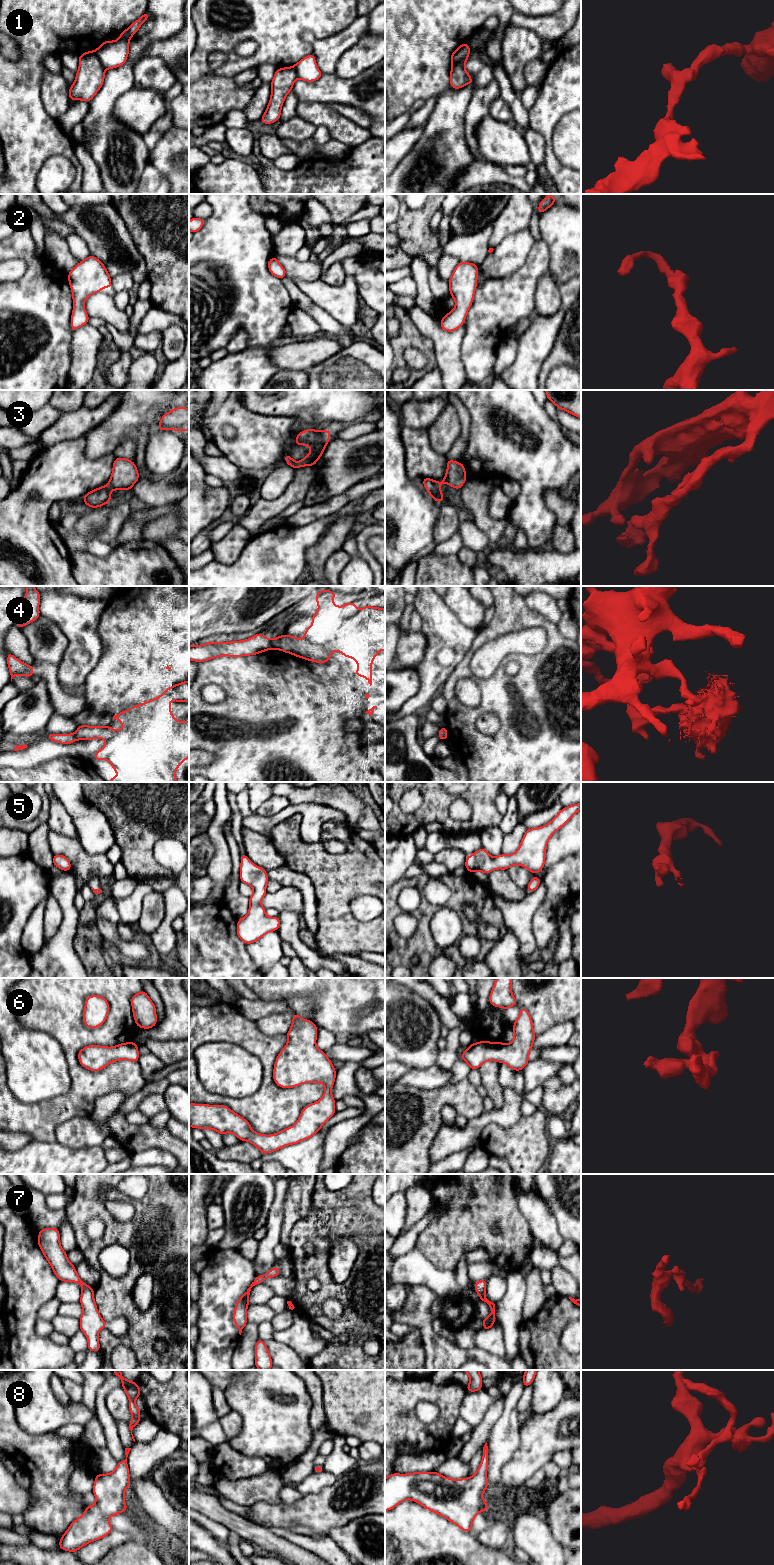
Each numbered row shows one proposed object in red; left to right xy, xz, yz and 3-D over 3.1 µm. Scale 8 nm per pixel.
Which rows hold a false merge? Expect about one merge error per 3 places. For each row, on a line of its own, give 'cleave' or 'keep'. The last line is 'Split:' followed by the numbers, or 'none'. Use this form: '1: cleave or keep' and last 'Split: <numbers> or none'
1: cleave
2: keep
3: keep
4: cleave
5: keep
6: keep
7: keep
8: keep
Split: 1, 4

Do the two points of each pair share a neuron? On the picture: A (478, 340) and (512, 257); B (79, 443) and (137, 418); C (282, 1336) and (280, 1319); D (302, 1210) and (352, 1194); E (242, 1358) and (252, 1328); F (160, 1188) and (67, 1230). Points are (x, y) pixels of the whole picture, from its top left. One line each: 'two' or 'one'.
A: two
B: two
C: two
D: two
E: one
F: two

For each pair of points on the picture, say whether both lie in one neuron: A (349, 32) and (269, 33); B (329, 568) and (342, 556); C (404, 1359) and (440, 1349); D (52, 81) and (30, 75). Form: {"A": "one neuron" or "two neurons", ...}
{"A": "two neurons", "B": "one neuron", "C": "two neurons", "D": "two neurons"}

